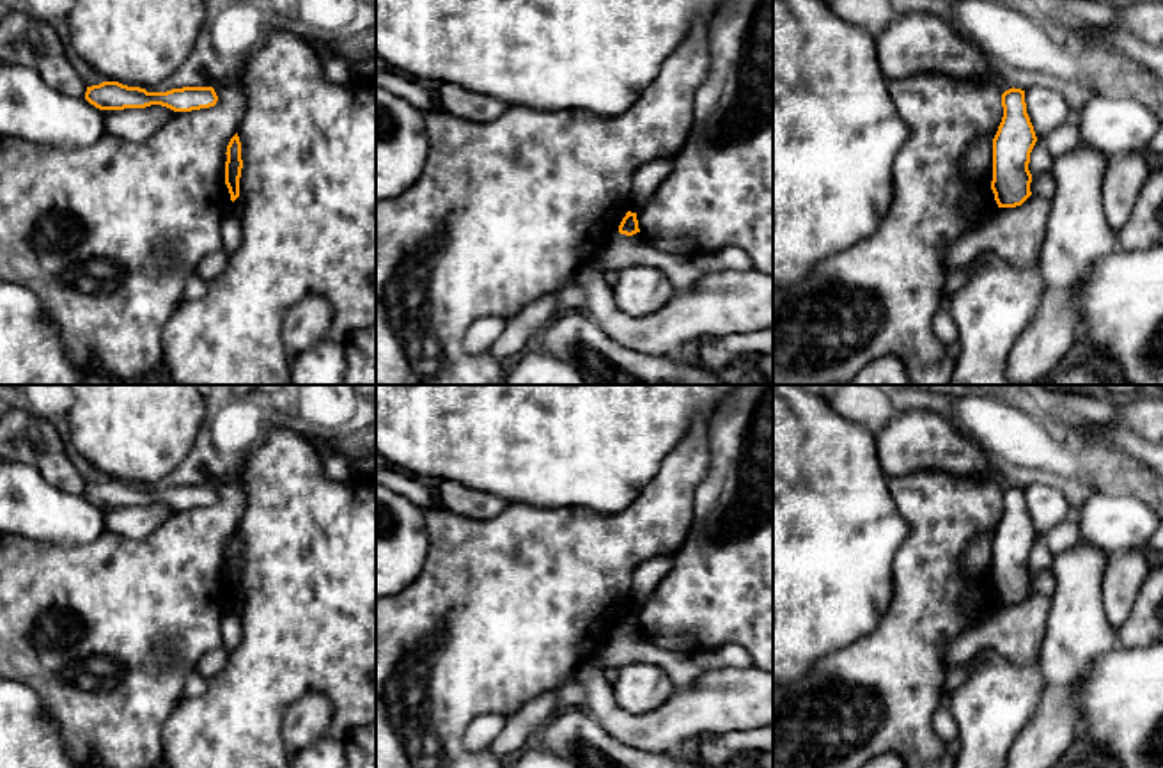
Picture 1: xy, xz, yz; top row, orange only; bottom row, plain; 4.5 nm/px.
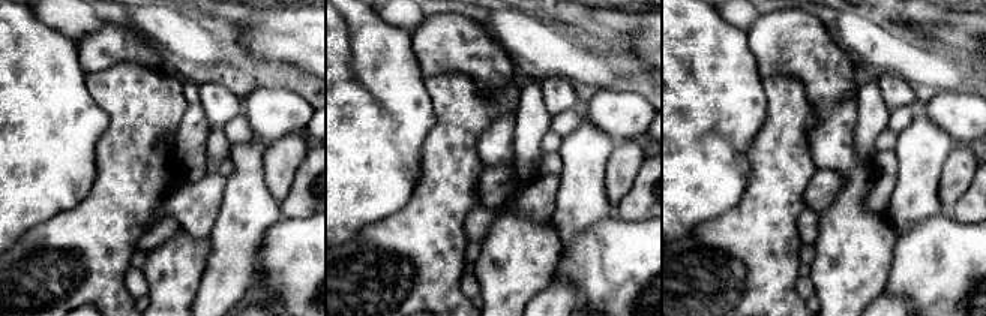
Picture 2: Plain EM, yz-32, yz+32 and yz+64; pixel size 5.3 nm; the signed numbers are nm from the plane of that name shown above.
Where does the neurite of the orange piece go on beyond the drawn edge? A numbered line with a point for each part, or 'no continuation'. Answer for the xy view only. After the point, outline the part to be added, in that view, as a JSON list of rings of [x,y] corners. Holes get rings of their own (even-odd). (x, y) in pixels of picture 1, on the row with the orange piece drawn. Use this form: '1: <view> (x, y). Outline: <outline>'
no continuation

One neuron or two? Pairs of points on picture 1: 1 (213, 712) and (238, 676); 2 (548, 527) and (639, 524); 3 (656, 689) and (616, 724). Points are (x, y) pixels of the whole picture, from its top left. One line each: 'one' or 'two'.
1: one
2: one
3: two

